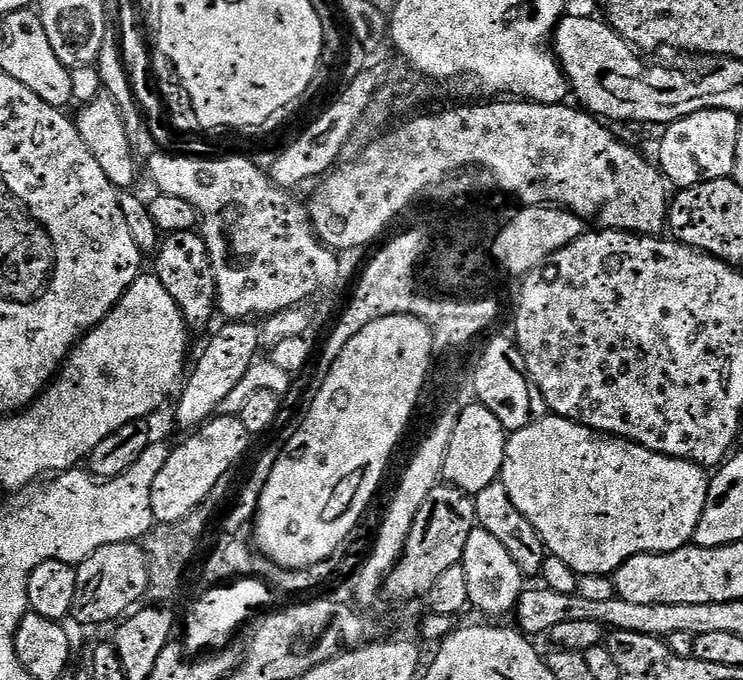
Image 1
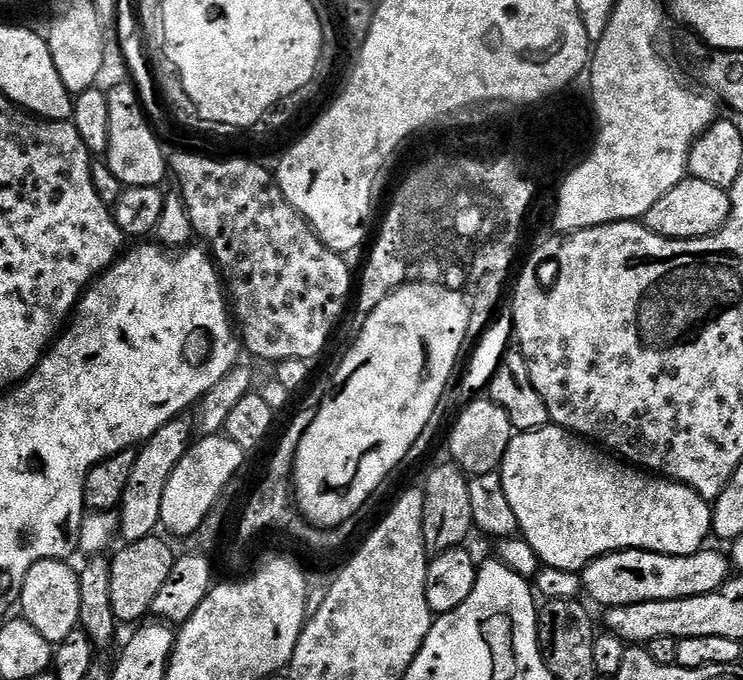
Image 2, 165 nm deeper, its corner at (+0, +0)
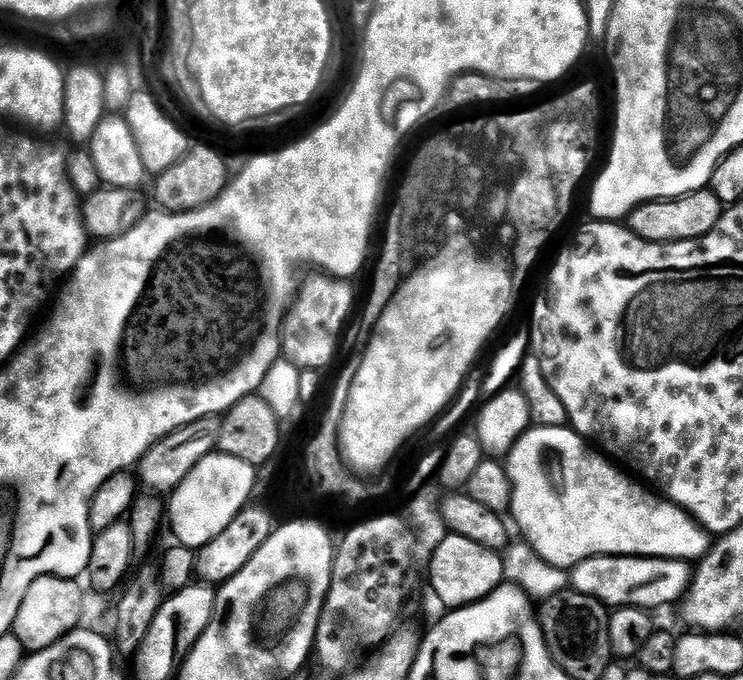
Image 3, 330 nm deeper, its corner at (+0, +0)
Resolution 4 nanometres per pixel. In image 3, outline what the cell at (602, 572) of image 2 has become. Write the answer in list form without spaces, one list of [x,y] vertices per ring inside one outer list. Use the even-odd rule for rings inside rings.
[[[595,556],[577,564],[570,572],[575,591],[600,600],[609,609],[664,608],[689,591],[694,572],[682,560],[658,560],[654,556]]]

